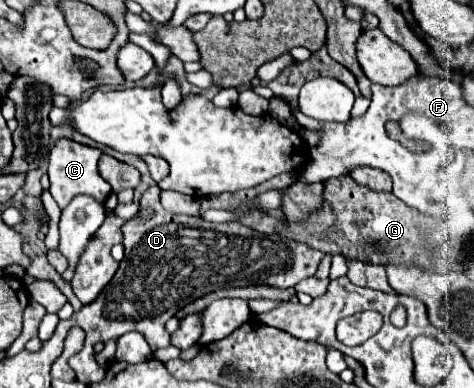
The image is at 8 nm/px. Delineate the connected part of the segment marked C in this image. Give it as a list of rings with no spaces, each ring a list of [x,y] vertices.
[[[65,137],[55,141],[55,145],[49,153],[49,191],[59,205],[59,209],[65,209],[75,195],[97,197],[97,201],[101,201],[101,203],[107,199],[107,195],[111,193],[111,185],[97,171],[99,157],[101,157],[101,151],[95,147],[81,145],[77,141],[65,139]]]

